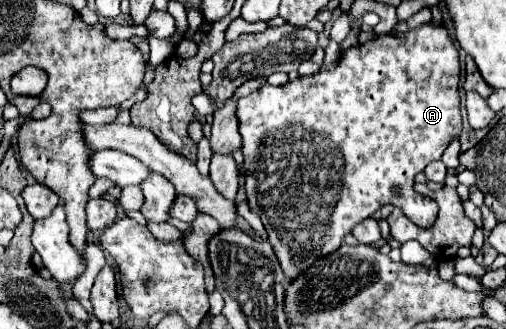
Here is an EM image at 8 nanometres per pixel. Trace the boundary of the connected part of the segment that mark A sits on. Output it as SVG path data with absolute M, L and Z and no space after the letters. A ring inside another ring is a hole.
M428 22L424 26L410 30L408 34L402 34L402 36L384 34L372 42L350 48L342 56L342 60L336 64L336 68L332 68L330 72L318 72L316 76L310 76L310 78L298 78L284 86L266 84L266 88L260 88L238 100L236 116L240 120L240 134L242 134L242 148L244 148L244 166L246 166L246 184L244 186L246 186L246 194L248 194L248 204L250 204L252 212L256 212L262 218L262 224L268 232L268 240L276 250L280 266L284 268L286 284L288 284L288 280L292 280L292 276L298 276L304 268L308 268L308 264L314 264L316 258L340 248L342 238L346 234L350 234L350 230L360 220L370 218L382 204L398 206L418 226L424 226L424 228L432 226L432 222L436 220L436 202L414 192L414 176L418 172L422 172L430 162L440 160L448 142L454 136L460 136L460 132L462 132L458 82L460 82L458 50L456 50L454 42L450 40L446 28L434 26L434 22ZM394 188L400 188L400 192L396 194Z

